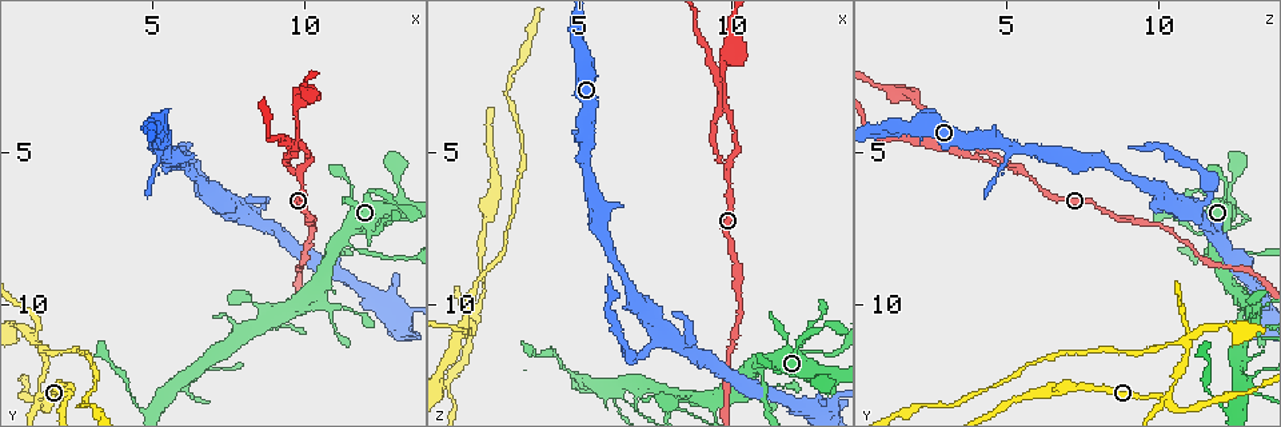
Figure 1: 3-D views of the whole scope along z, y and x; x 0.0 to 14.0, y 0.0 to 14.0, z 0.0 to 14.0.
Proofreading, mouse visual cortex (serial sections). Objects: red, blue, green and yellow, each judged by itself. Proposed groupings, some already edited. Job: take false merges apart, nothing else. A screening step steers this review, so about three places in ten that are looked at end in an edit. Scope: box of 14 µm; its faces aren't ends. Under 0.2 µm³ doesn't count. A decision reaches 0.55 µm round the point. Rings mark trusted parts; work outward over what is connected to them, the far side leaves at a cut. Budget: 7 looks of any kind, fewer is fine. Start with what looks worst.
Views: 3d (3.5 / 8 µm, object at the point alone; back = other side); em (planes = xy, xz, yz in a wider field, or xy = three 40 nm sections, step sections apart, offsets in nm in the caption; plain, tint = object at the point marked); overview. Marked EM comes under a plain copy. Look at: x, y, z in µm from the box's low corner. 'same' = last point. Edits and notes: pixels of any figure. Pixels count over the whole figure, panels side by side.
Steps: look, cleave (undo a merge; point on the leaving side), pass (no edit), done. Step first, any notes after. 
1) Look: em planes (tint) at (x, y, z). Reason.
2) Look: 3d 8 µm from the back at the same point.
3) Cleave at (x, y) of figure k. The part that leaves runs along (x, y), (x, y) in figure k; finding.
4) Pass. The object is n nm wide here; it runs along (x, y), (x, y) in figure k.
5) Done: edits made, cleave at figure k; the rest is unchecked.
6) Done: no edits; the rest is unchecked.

Look: 3d 3.5 µm from the back at (1.5, 13.1, 10.2). Four or more arms meet.

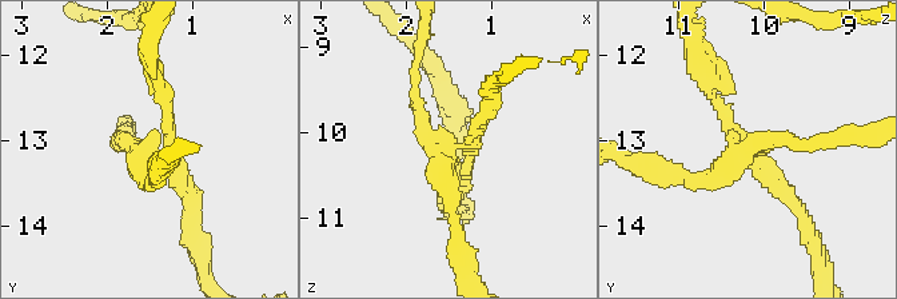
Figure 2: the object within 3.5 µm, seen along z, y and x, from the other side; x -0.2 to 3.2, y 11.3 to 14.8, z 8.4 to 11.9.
Cleave at (725, 84) of figure 2. The part that leaves runs along (728, 127), (701, 82), (688, 36) in figure 2; two cells meet here.

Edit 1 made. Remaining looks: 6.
Look: 3d 8 µm at (9.8, 5.5, 5.4). Three arms meet.

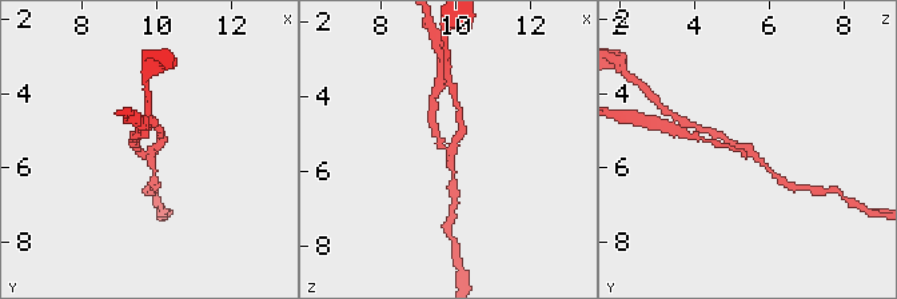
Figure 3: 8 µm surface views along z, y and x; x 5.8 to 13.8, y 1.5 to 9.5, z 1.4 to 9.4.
Look: 3d 3.5 µm at (9.8, 5.5, 5.5).

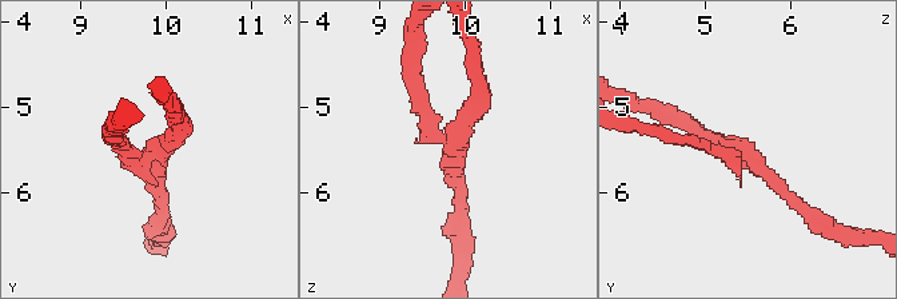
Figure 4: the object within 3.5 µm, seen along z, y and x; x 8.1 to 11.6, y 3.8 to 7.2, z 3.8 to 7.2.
Look: em xy step 5 (tint) at (9.90, 5.55, 5.40). 3 arms meet here; the arms are 150, 200, 200 nm wide.

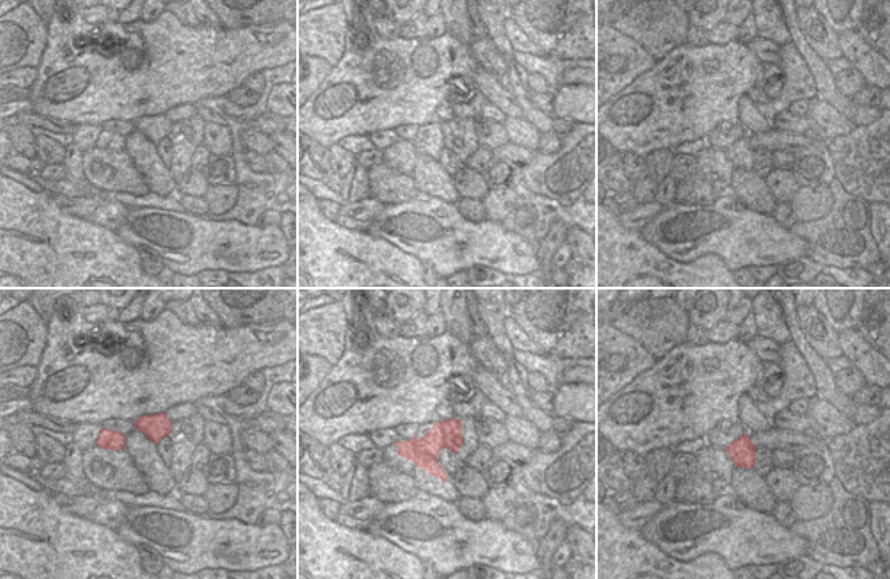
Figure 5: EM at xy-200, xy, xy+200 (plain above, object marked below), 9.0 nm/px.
Cleave at (696, 143) of figure 4. The part that leaves runs along (737, 156), (634, 124) in figure 4; two cells meet here.

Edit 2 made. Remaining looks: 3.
Look: overview.

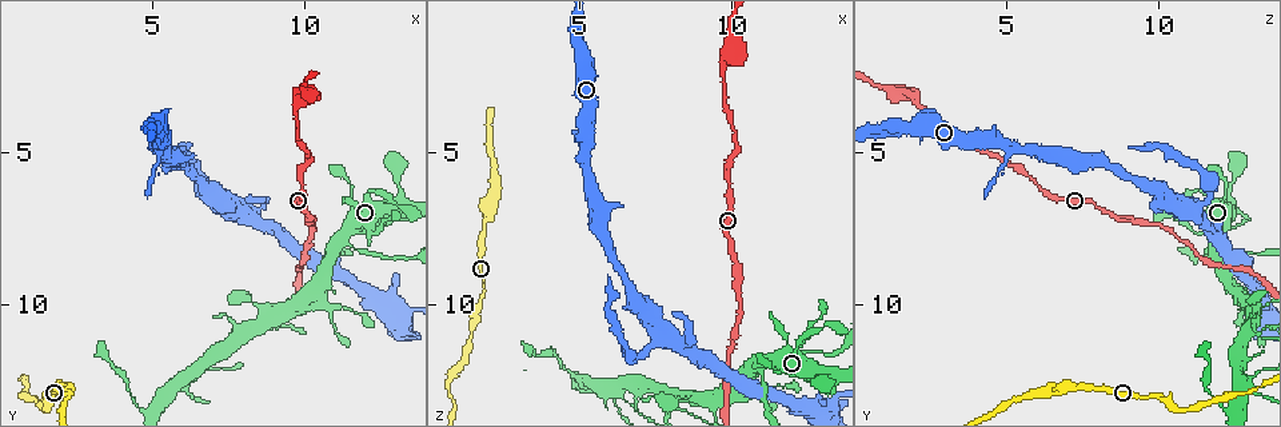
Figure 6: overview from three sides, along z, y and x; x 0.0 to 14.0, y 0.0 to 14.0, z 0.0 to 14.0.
Look: 3d 3.5 µm at (7.5, 6.9, 11.1). Sharp bend.

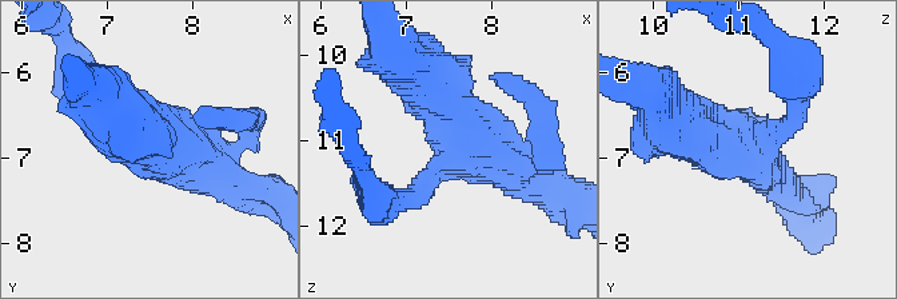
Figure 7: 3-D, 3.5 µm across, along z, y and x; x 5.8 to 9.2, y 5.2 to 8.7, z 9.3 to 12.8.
Look: em xy step 2 (tint) at (7.60, 6.95, 11.20). Shape alone is not enough.

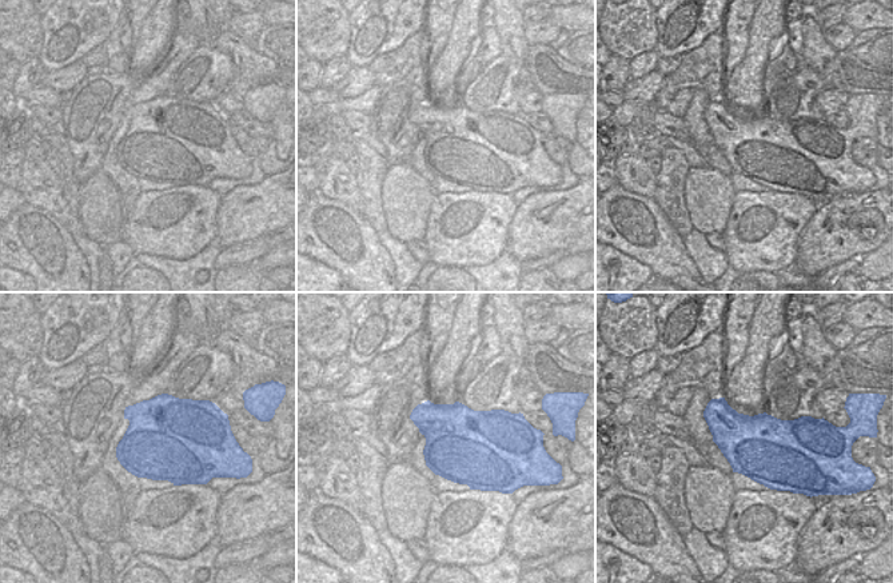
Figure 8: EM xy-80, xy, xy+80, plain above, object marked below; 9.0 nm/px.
Pass. One cell here.

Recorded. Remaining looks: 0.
Done: edits made, cleave at figure 2, cleave at figure 4; the rest is unchecked.

